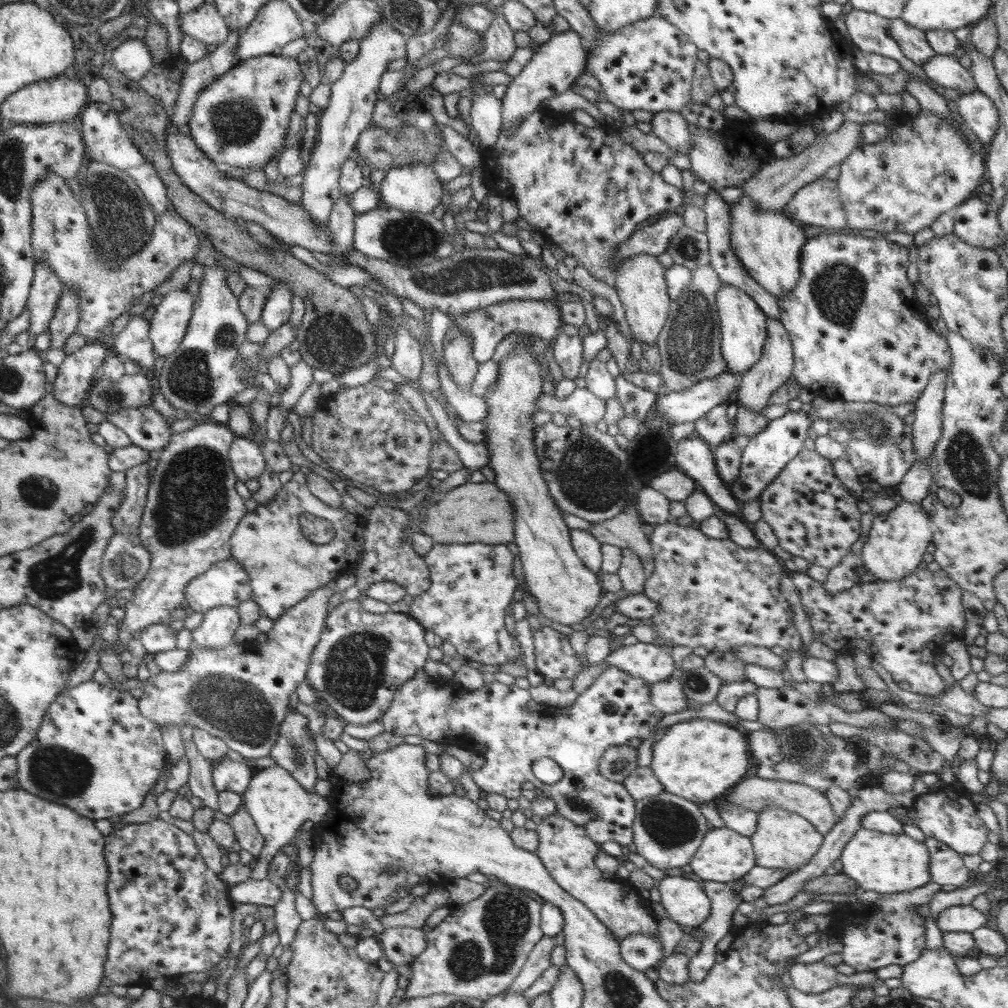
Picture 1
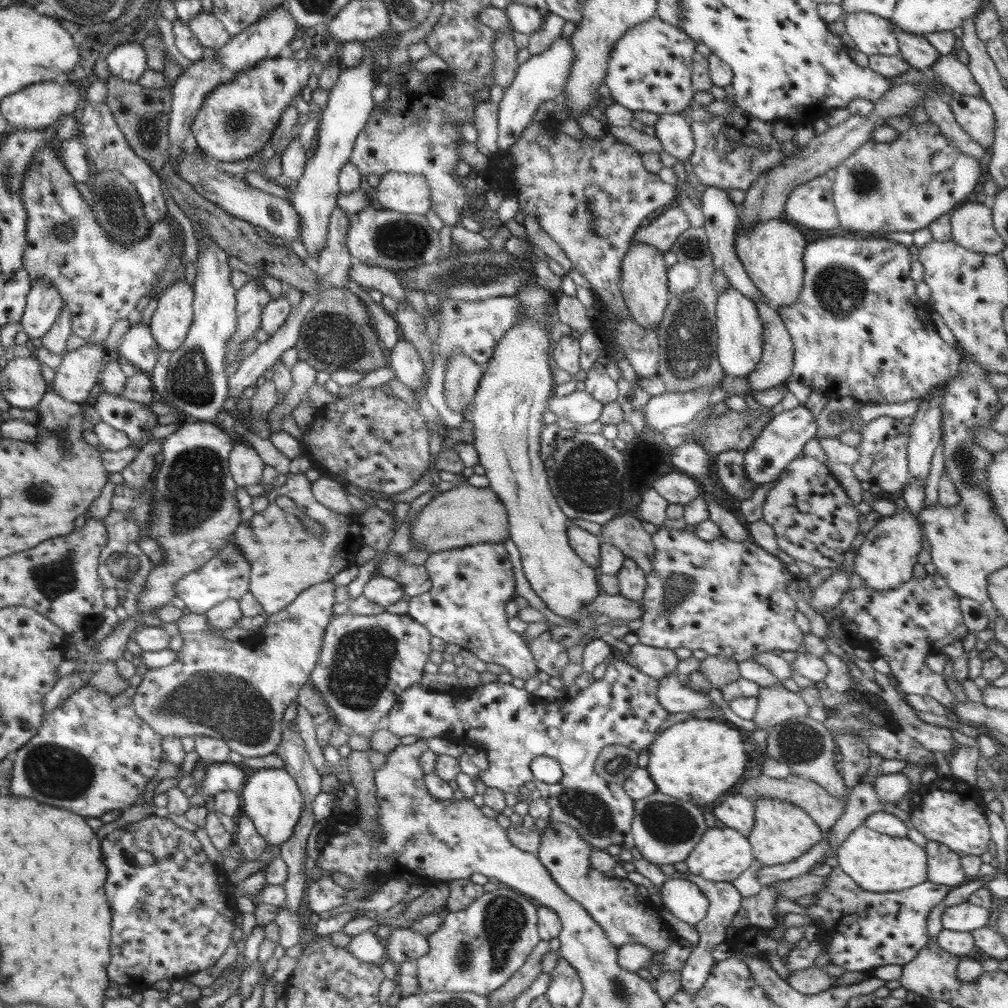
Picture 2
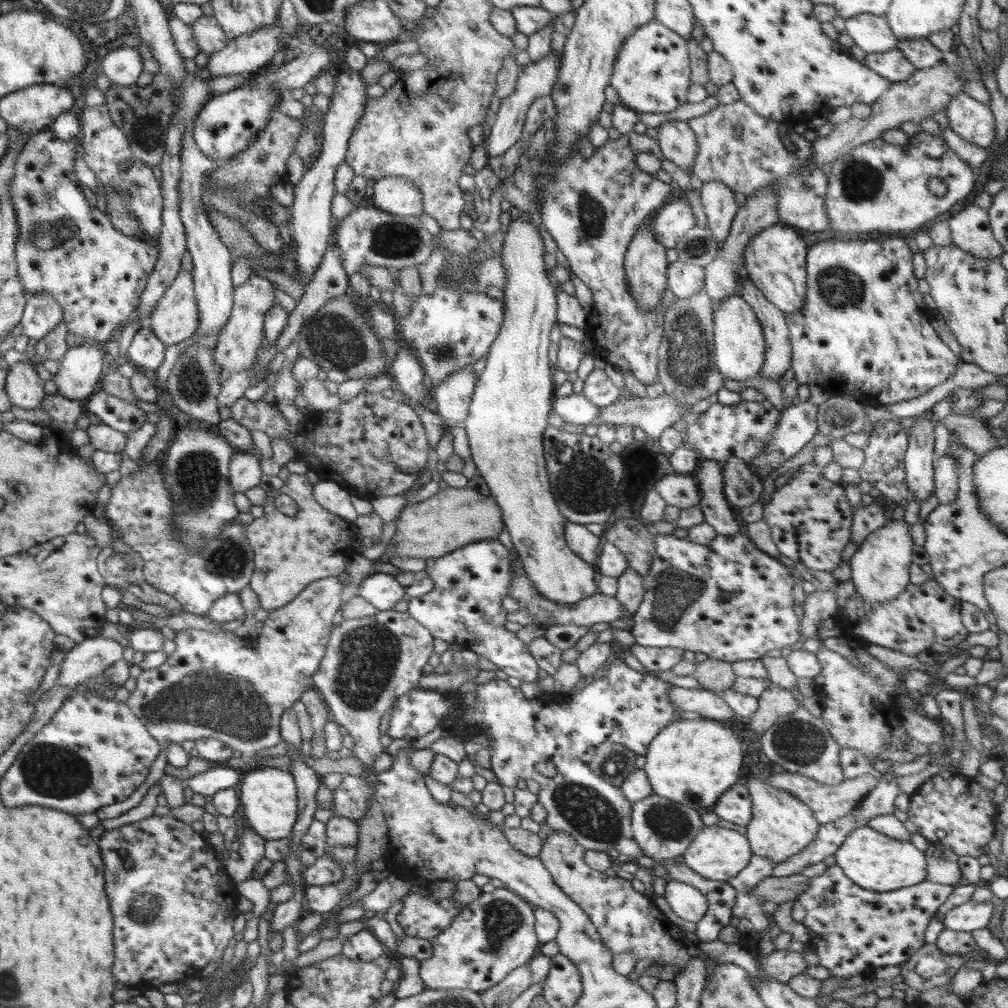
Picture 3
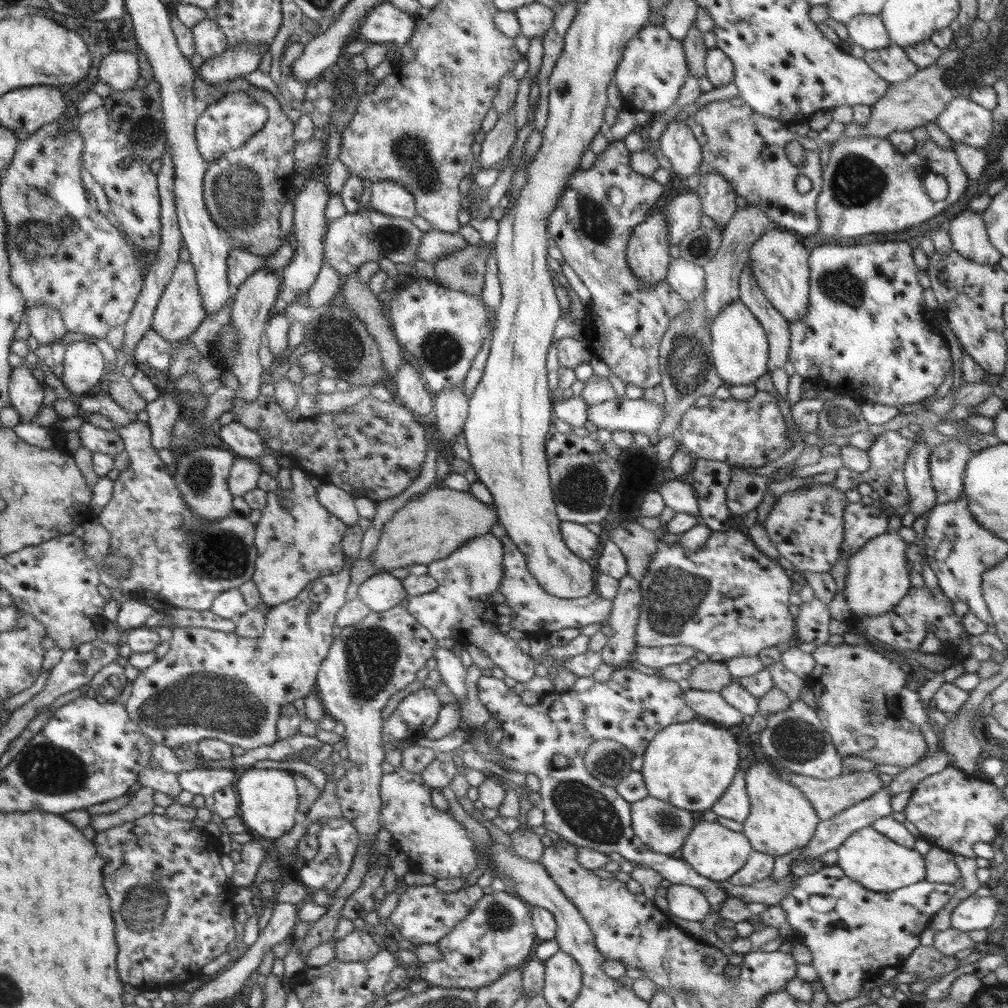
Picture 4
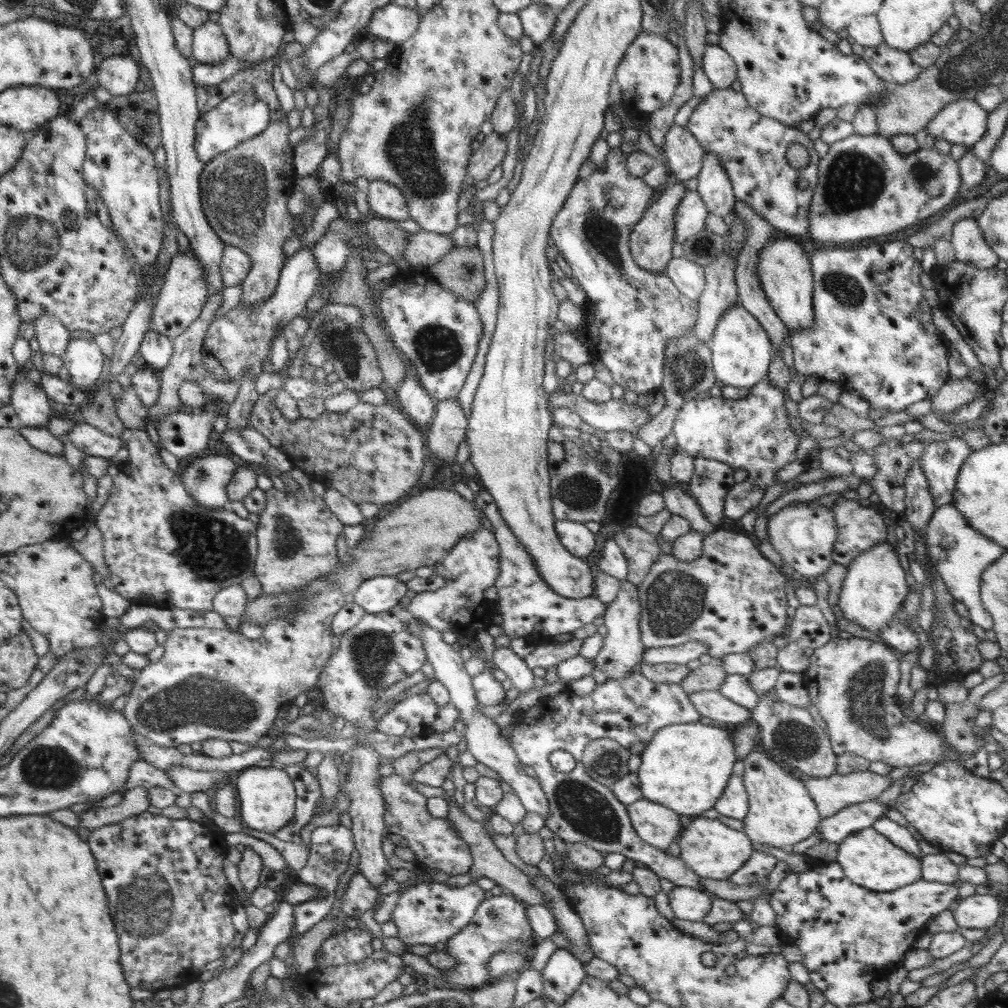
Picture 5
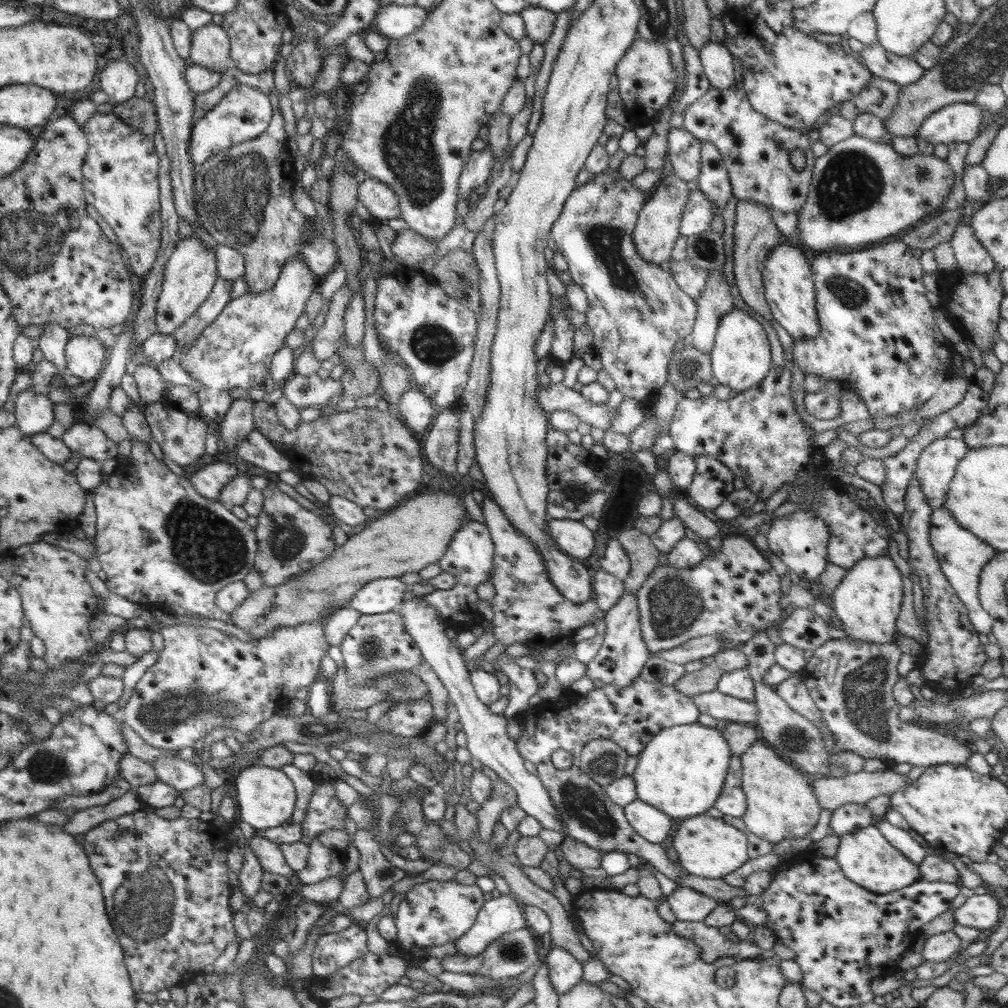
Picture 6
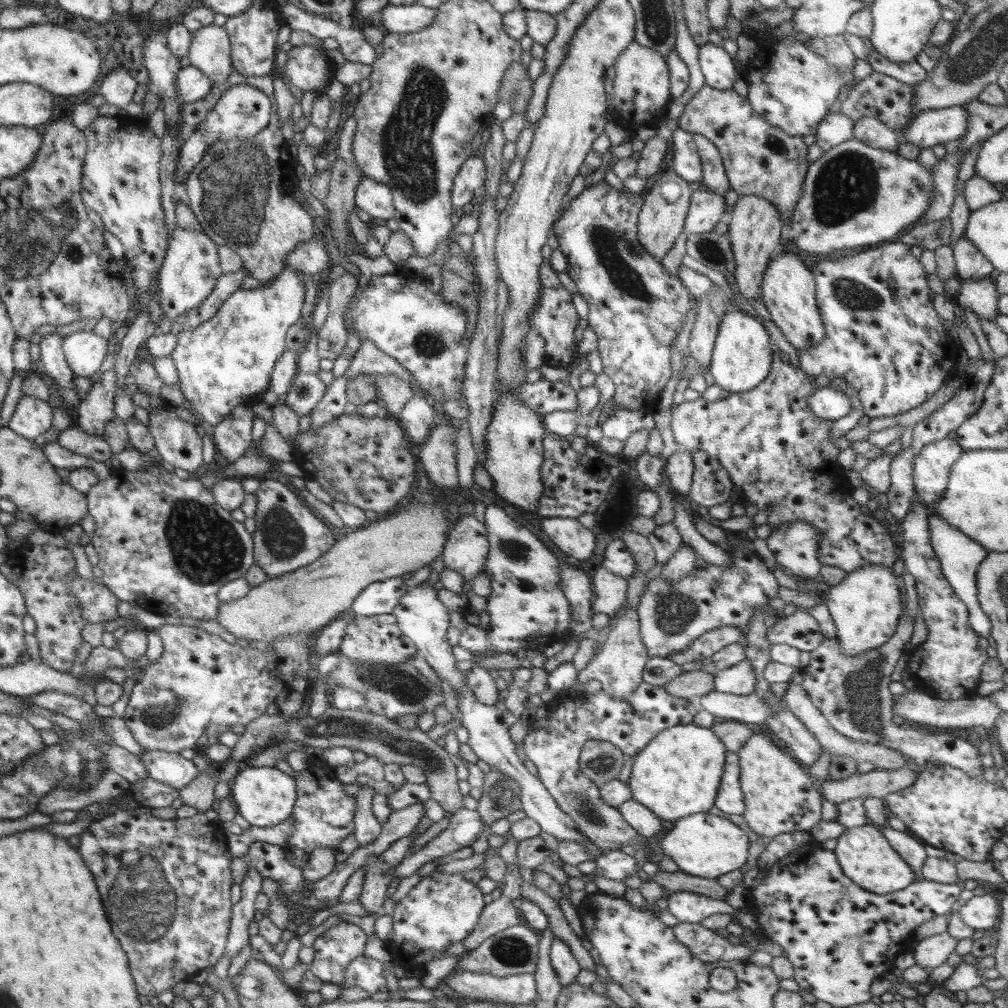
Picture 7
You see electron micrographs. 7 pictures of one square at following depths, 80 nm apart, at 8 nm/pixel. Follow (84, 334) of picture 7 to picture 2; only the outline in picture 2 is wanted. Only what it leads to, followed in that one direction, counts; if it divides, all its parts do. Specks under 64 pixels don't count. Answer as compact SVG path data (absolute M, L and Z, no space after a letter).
M87 344L78 349L62 355L62 363L55 371L53 391L70 402L81 403L83 405L90 402L94 393L99 388L100 377L103 372L104 350L100 345Z

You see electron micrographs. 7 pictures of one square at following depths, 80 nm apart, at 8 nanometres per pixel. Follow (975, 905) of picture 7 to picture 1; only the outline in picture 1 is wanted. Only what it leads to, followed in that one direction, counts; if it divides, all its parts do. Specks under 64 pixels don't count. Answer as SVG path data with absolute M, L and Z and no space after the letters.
M961 904L945 908L935 921L942 932L970 933L984 927L986 915L970 904Z

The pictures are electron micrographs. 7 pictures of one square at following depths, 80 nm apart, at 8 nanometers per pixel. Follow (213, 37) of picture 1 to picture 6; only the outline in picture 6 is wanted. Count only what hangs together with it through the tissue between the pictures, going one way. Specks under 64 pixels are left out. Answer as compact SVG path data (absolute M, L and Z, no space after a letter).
M208 23L193 30L189 60L192 64L222 74L235 66L230 49L227 32L220 25Z

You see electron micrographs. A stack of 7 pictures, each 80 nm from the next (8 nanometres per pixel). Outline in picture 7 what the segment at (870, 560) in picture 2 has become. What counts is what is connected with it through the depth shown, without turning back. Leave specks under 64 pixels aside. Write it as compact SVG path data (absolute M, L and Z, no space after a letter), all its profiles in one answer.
M864 566L847 574L846 579L831 587L822 601L836 628L840 650L851 657L884 645L897 630L899 617L904 614L904 597L900 578L895 577L891 568Z

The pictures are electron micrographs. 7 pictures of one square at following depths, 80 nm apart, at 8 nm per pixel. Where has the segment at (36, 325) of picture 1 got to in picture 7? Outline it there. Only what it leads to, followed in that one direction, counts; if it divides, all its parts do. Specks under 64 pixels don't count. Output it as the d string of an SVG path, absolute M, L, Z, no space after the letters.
M57 333L47 334L41 338L39 366L58 384L58 390L66 402L66 408L73 408L79 405L81 400L74 384L76 376L66 361L62 341L63 338Z

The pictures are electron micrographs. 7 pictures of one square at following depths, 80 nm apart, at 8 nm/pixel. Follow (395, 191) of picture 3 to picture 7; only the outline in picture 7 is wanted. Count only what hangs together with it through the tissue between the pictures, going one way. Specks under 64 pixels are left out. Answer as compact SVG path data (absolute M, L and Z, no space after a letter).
M366 176L356 187L355 205L370 215L372 220L388 221L394 217L395 208L390 187Z

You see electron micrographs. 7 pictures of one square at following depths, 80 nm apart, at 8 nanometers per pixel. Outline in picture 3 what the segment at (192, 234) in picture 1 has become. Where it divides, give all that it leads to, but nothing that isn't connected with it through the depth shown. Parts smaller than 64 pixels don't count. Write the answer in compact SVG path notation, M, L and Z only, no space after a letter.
M48 127L30 135L20 150L14 165L14 176L9 195L18 222L15 255L18 276L28 296L44 293L54 297L63 310L63 323L67 332L84 336L88 343L102 345L112 336L118 324L128 320L137 310L139 296L144 292L148 275L158 260L158 241L142 241L128 237L112 227L101 207L90 206L74 174L76 154L81 139L60 140Z

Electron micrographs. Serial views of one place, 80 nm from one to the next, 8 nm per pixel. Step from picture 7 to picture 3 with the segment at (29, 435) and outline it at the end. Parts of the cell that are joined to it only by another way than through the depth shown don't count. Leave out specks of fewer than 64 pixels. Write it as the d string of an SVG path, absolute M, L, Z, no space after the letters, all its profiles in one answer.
M16 362L8 369L5 389L10 402L26 410L40 407L45 397L44 381L38 376L36 363Z

